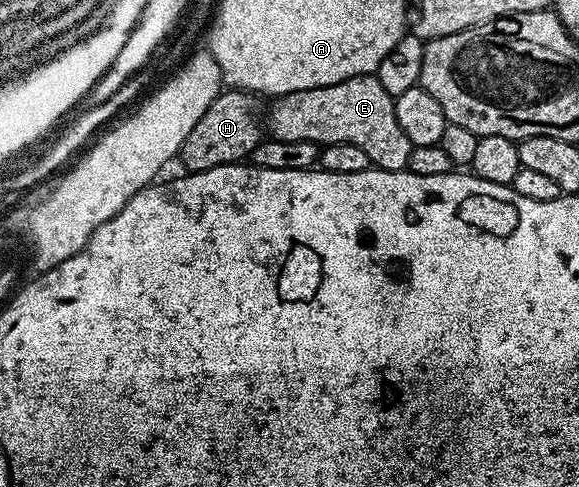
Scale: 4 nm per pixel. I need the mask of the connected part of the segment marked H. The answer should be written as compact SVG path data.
M224 89L219 96L205 109L205 117L193 125L193 133L185 137L183 148L179 150L178 158L188 172L208 171L214 167L224 167L230 163L238 163L254 156L255 148L261 142L259 136L259 119L255 116L254 94L238 89Z

